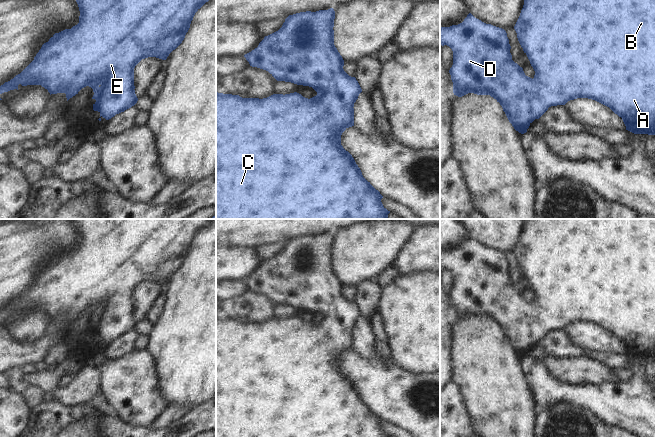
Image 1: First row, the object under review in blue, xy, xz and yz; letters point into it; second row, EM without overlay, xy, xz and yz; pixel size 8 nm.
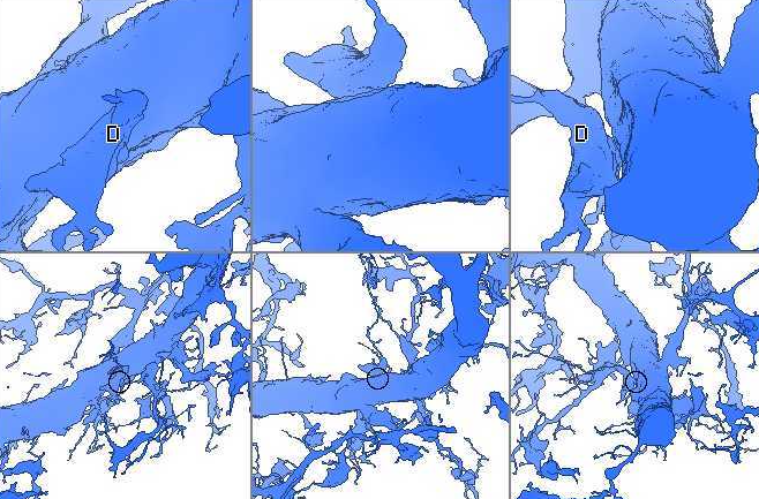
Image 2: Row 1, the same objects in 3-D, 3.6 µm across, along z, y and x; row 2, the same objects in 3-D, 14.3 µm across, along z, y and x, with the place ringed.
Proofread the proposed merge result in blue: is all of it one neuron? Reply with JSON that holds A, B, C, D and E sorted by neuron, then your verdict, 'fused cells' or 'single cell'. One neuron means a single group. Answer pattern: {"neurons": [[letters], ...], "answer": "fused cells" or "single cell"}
{"neurons": [["A", "B", "C", "D", "E"]], "answer": "single cell"}

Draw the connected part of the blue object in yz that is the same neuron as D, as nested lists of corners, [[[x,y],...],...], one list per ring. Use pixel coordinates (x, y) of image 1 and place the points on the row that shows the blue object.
[[[524,0],[520,16],[514,26],[518,41],[535,71],[534,78],[525,75],[523,68],[512,60],[511,46],[504,29],[486,24],[471,13],[458,25],[440,26],[440,44],[447,45],[453,51],[453,65],[449,70],[453,82],[453,93],[462,97],[468,93],[490,95],[503,108],[509,122],[521,134],[527,132],[530,124],[539,119],[551,106],[565,105],[577,98],[588,98],[609,107],[622,118],[626,130],[634,134],[655,135],[655,0]]]

